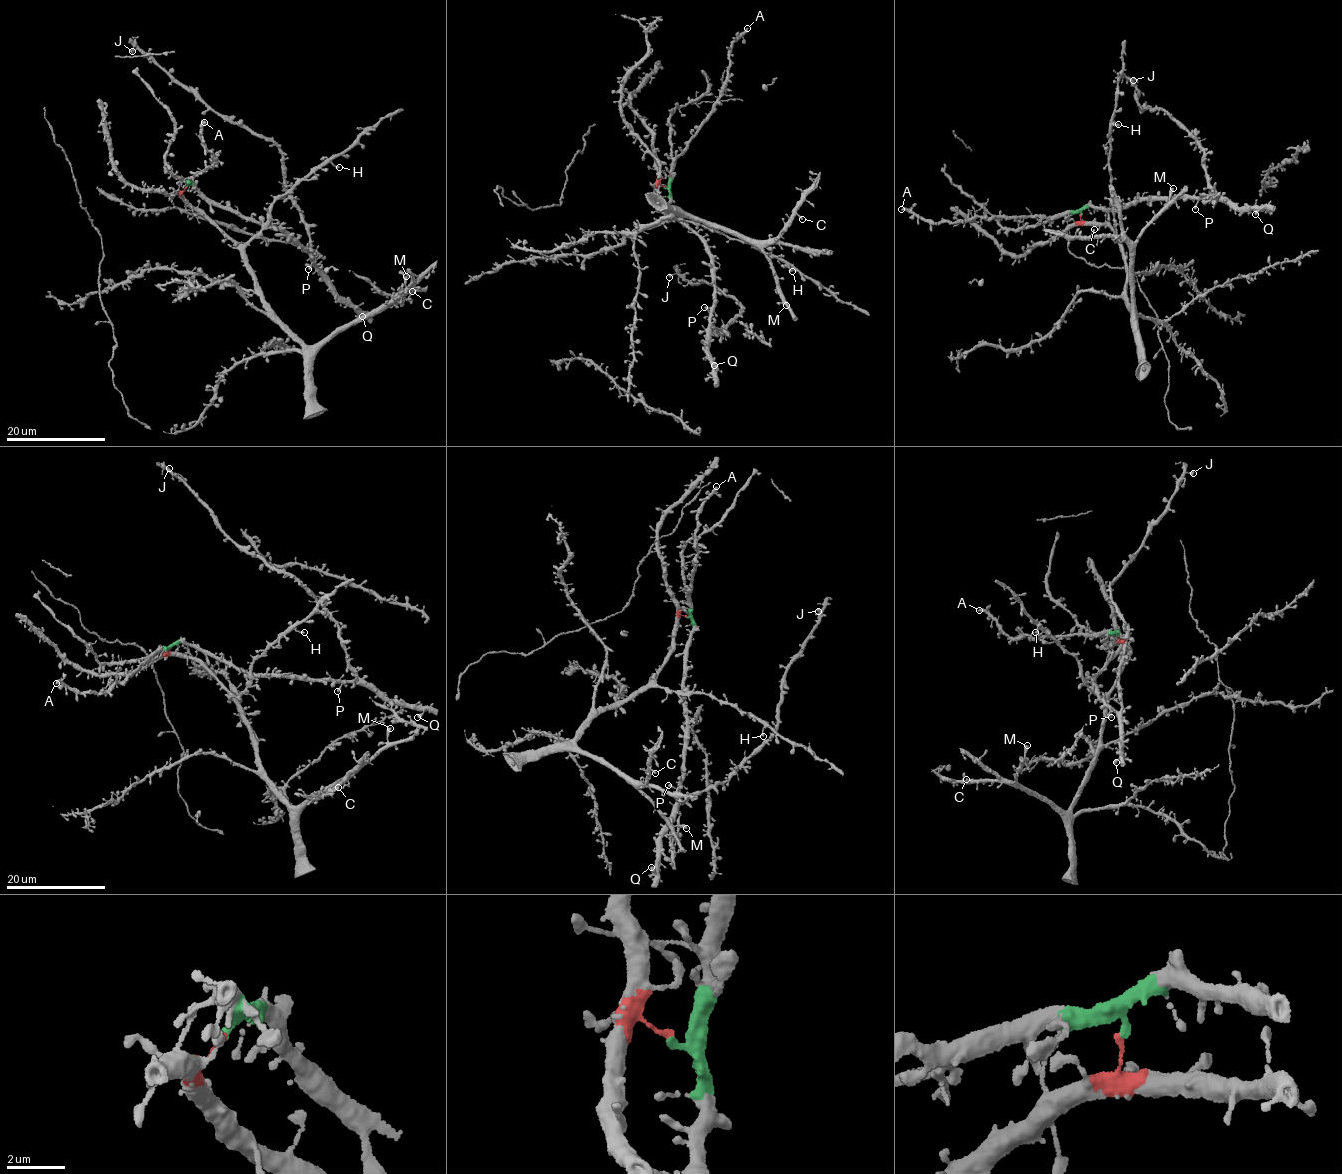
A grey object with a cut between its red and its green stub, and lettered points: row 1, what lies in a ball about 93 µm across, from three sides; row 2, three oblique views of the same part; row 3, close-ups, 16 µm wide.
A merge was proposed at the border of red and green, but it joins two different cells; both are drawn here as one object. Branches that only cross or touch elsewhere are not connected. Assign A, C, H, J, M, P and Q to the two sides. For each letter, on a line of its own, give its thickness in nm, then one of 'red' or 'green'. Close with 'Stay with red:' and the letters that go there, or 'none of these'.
A: 440 nm | green
C: 280 nm | red
H: 320 nm | red
J: 400 nm | green
M: 500 nm | red
P: 360 nm | green
Q: 480 nm | green
Stay with red: C, H, M

